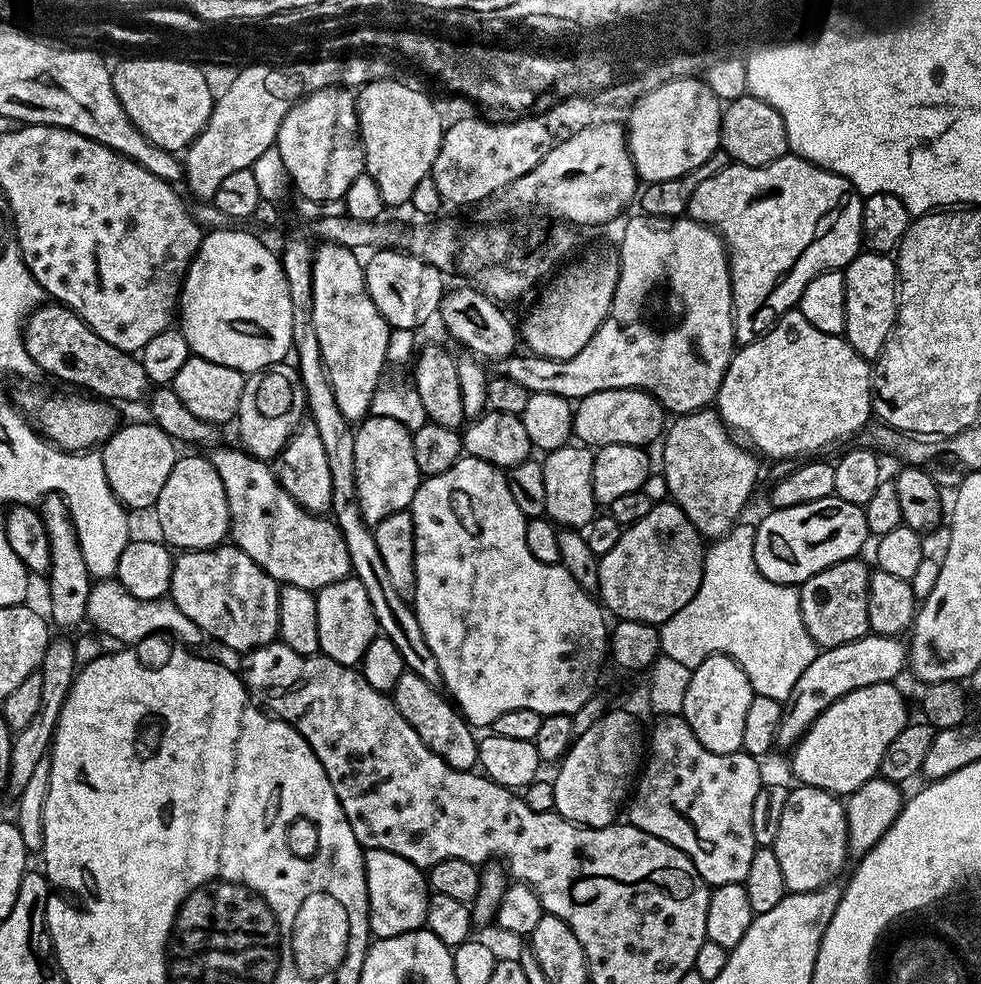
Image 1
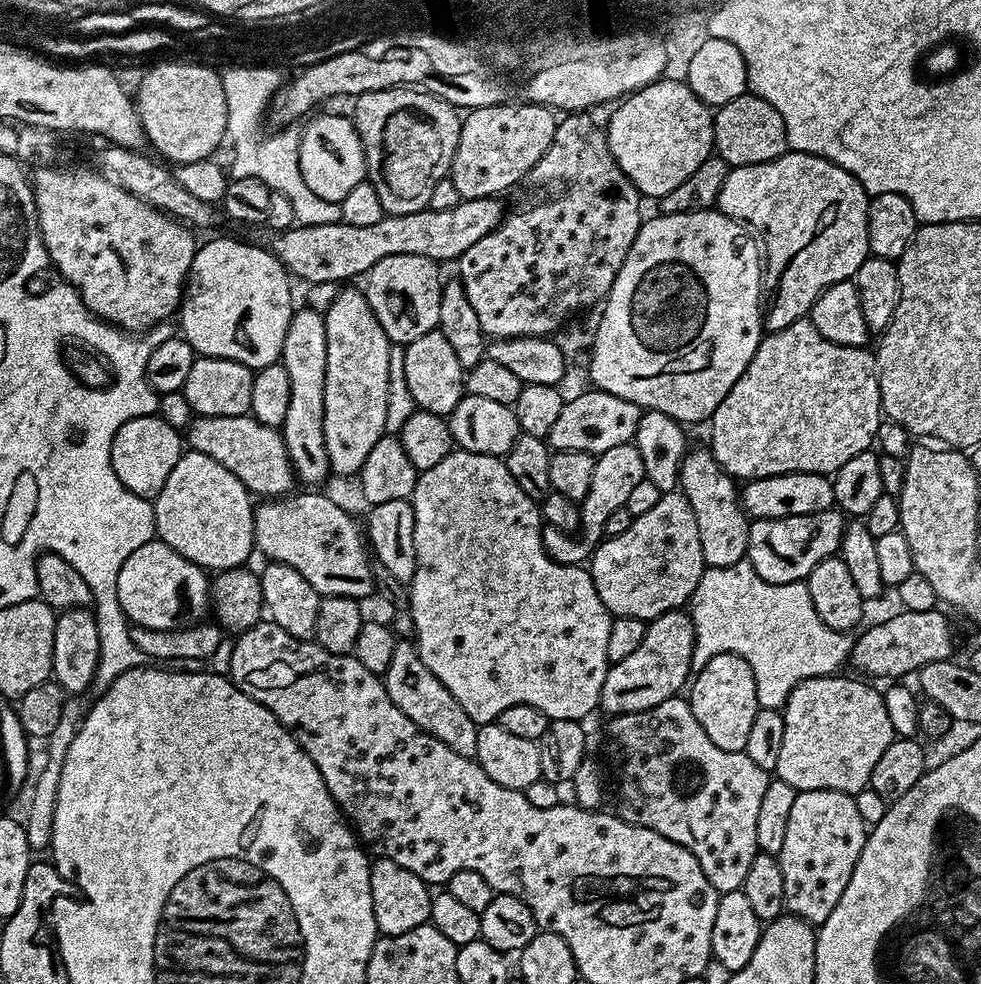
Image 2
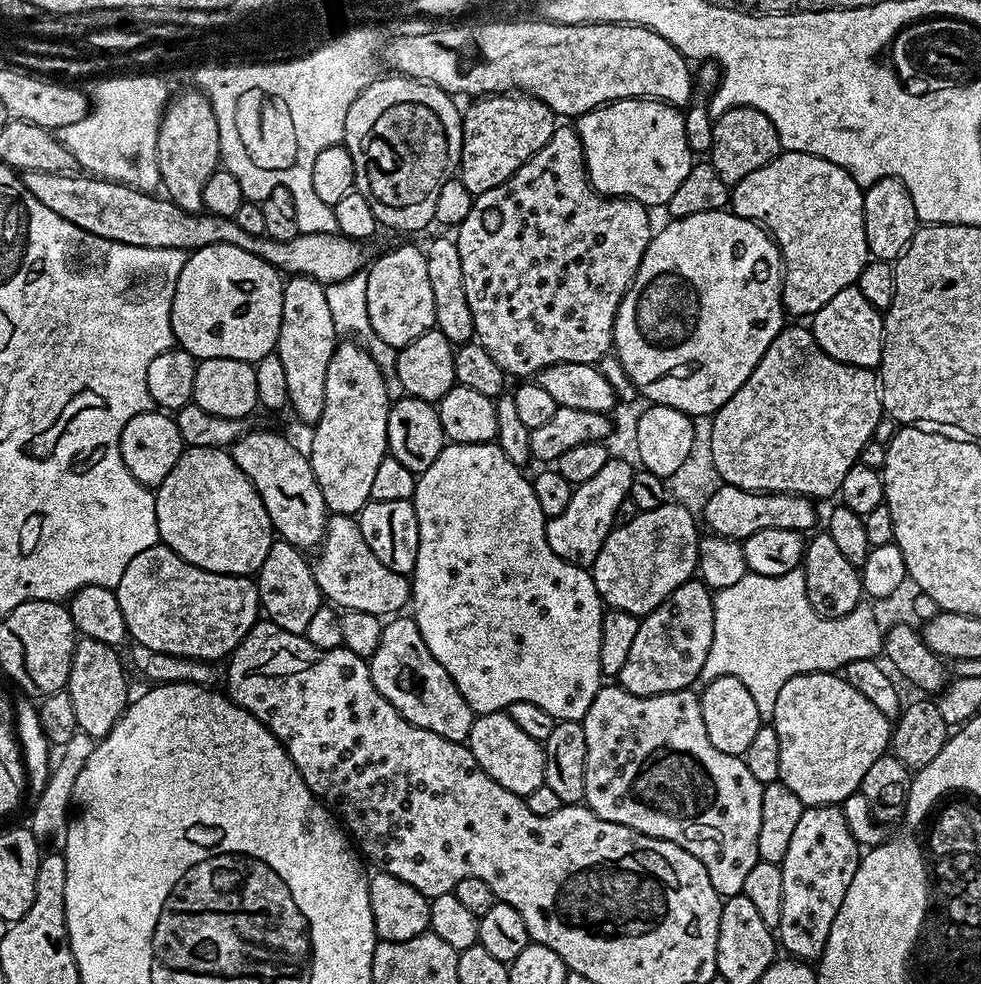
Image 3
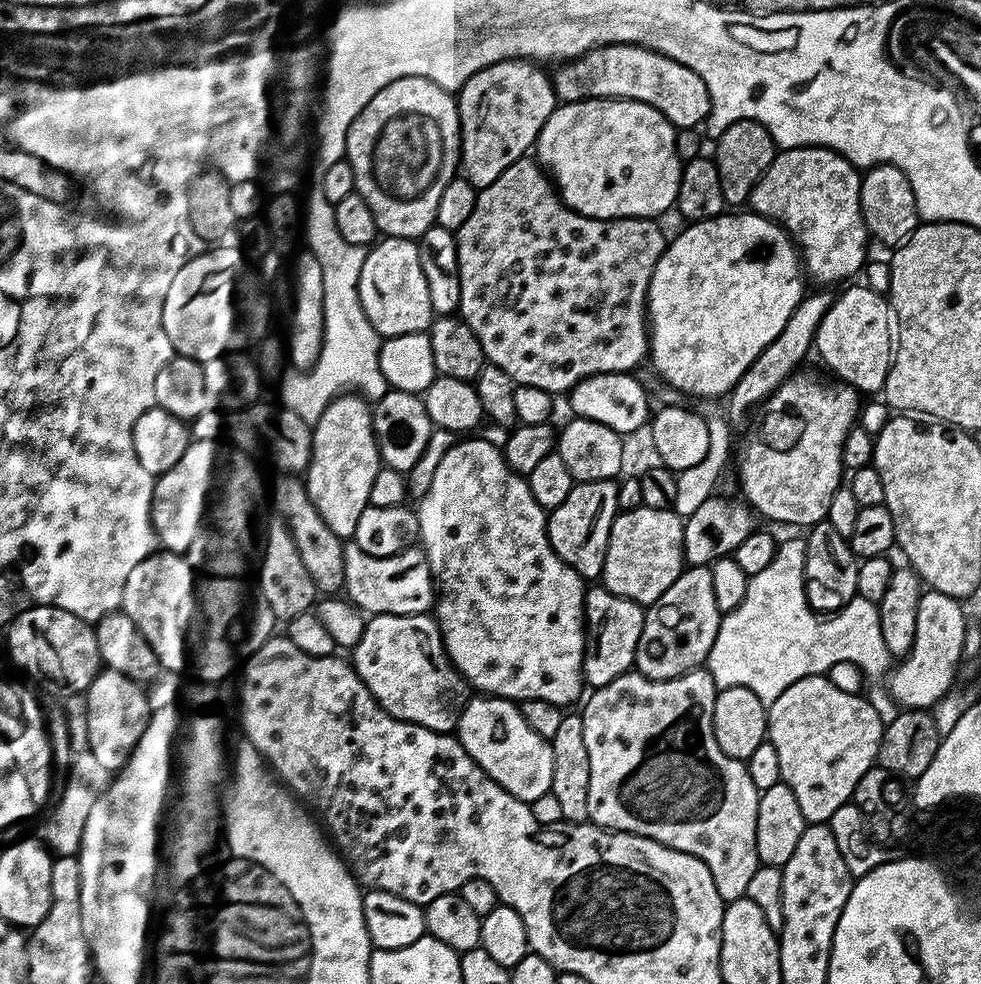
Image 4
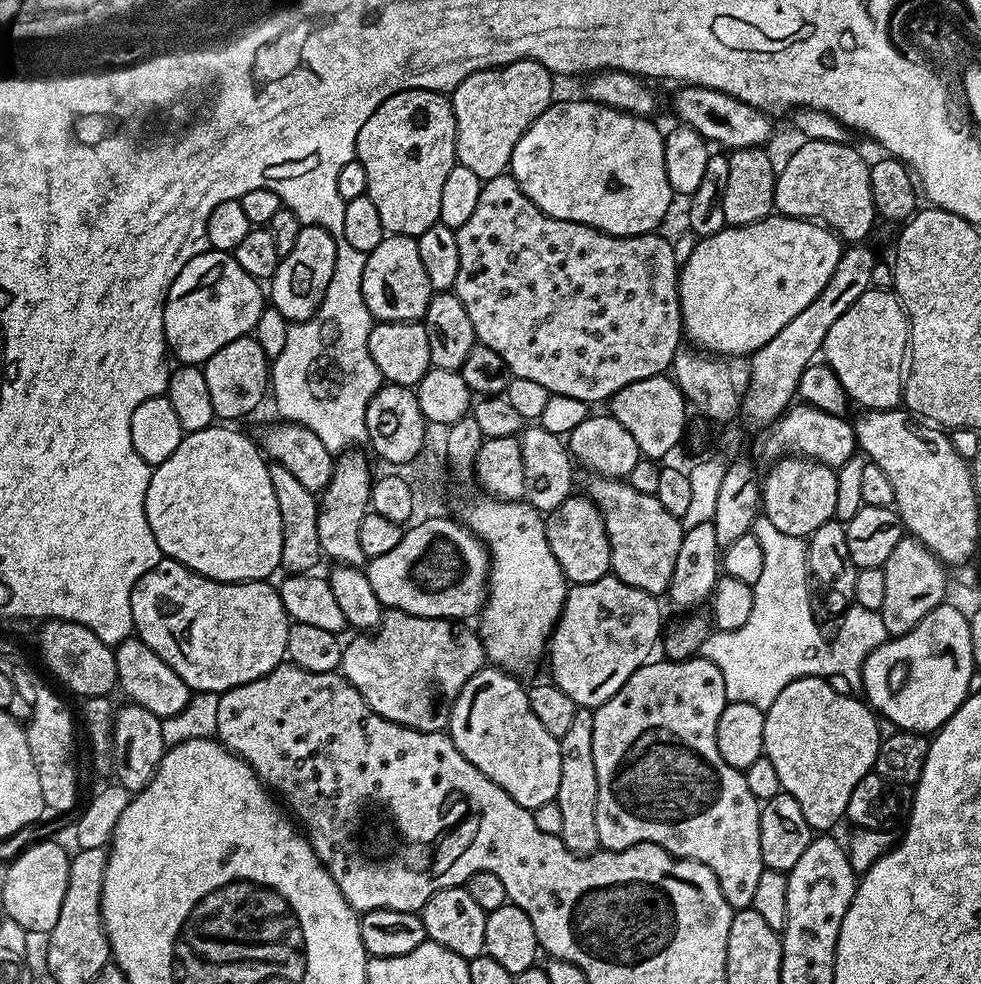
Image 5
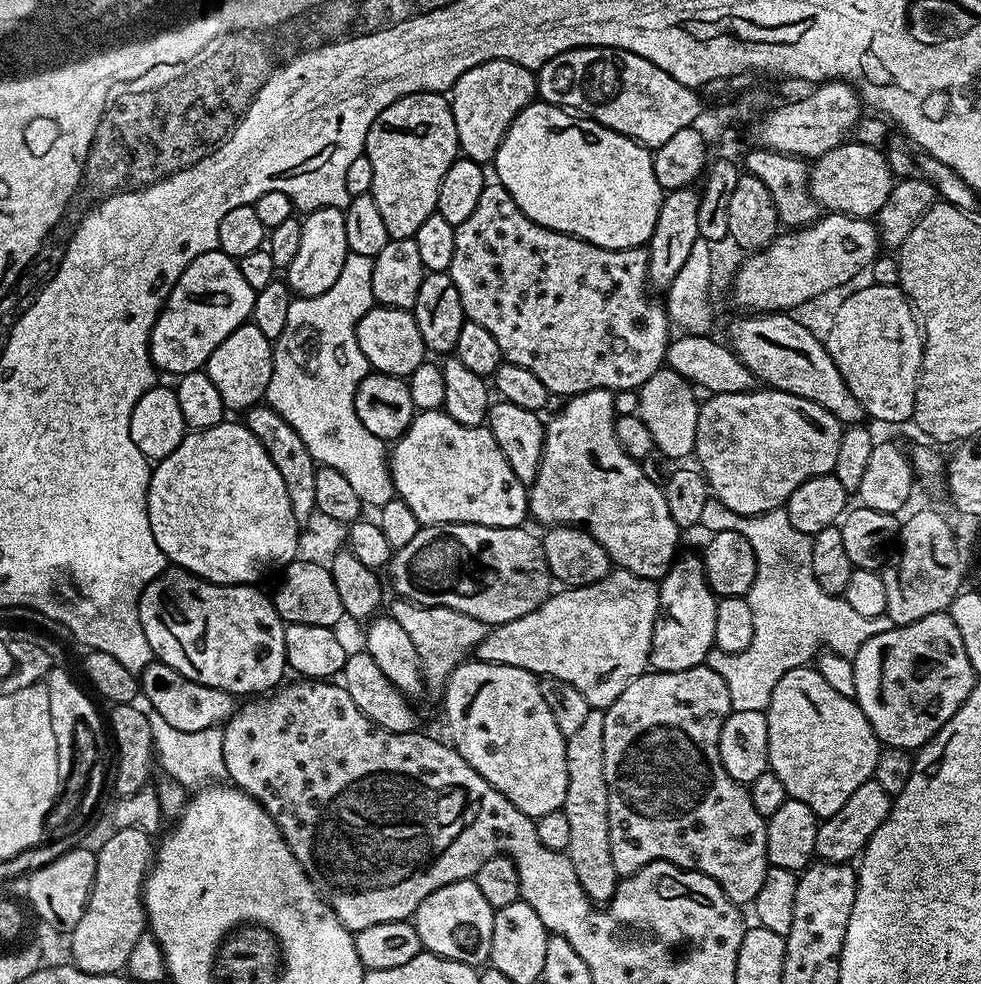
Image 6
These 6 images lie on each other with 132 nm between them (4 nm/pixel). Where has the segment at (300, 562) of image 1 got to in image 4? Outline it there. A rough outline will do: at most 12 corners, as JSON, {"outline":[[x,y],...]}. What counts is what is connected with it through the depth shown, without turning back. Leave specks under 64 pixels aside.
{"outline":[[344,545],[344,588],[365,614],[433,611],[423,547],[386,558]]}

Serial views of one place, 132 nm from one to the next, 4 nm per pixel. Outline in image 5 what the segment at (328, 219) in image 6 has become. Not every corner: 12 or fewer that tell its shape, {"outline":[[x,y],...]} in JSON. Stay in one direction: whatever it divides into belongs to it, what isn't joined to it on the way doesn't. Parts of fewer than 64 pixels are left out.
{"outline":[[300,229],[280,257],[270,304],[289,322],[309,320],[334,274],[337,237]]}

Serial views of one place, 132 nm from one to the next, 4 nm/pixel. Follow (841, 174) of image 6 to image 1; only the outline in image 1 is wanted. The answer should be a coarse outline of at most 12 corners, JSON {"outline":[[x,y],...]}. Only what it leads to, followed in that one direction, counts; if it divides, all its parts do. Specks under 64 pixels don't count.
{"outline":[[795,154],[730,162],[687,215],[732,270],[737,345],[860,255],[864,200]]}

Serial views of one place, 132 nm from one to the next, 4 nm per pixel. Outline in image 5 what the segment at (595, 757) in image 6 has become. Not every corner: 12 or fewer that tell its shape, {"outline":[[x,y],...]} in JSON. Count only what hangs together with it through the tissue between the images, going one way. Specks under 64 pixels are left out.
{"outline":[[593,709],[560,739],[560,839],[589,855],[598,838]]}

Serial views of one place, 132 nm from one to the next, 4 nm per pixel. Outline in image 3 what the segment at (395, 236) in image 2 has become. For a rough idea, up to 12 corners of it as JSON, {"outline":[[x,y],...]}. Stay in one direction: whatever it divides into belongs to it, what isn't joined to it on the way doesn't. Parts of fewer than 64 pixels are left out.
{"outline":[[91,174],[22,186],[89,236],[143,248],[229,244],[322,285],[361,271],[339,232],[288,242]]}

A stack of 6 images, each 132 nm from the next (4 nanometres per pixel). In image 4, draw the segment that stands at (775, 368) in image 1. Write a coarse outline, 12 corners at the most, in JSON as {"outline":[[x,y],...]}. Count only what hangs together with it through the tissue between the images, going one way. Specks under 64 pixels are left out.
{"outline":[[791,375],[740,452],[743,499],[828,518],[861,393]]}

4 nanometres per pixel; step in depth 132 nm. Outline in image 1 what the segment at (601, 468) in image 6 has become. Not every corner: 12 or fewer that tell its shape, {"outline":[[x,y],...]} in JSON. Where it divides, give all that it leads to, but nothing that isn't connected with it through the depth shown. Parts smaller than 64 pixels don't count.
{"outline":[[653,503],[600,557],[613,617],[657,626],[698,594],[705,551]]}

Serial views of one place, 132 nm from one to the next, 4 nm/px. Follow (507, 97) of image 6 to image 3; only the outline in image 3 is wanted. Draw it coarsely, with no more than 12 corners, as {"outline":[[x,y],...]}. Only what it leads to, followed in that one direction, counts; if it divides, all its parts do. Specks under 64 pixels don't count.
{"outline":[[523,94],[462,112],[458,179],[473,198],[502,186],[558,117]]}

